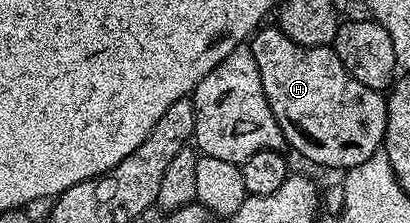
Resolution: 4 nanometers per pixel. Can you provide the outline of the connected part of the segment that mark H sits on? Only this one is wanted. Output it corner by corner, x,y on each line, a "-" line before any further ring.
276,25
259,27
249,40
248,46
252,57
256,57
256,69
260,69
260,81
264,85
264,97
268,97
268,105
280,125
282,138
287,148
290,146
292,150
299,151
308,162
315,163
318,167
342,167
341,169
362,165
364,161
368,161
368,157
376,154
380,149
380,144
383,142
386,130
386,95
383,92
368,89
368,85
360,85
360,81
356,81
356,77
352,77
348,73
348,69
344,69
344,65
340,61
338,54
334,52
333,46
305,47
296,41
292,41
292,37
288,37

